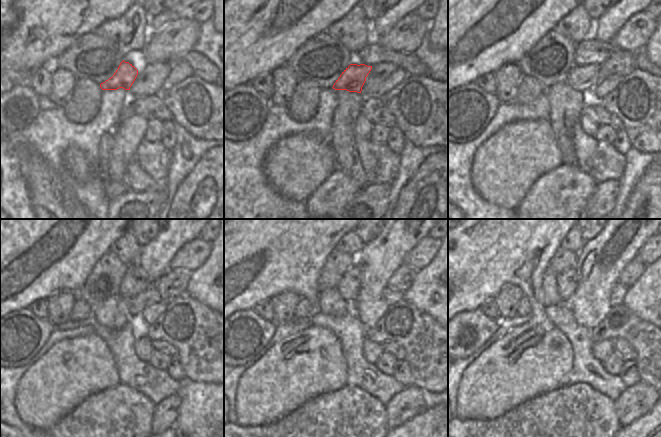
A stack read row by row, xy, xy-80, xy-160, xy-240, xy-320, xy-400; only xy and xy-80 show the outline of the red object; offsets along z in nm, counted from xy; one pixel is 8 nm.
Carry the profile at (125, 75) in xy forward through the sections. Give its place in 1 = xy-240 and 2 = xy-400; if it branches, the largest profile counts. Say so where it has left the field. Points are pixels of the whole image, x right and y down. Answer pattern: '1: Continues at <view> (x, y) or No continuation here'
1: Continues at xy-240 (135, 305)
2: Continues at xy-400 (619, 291)

